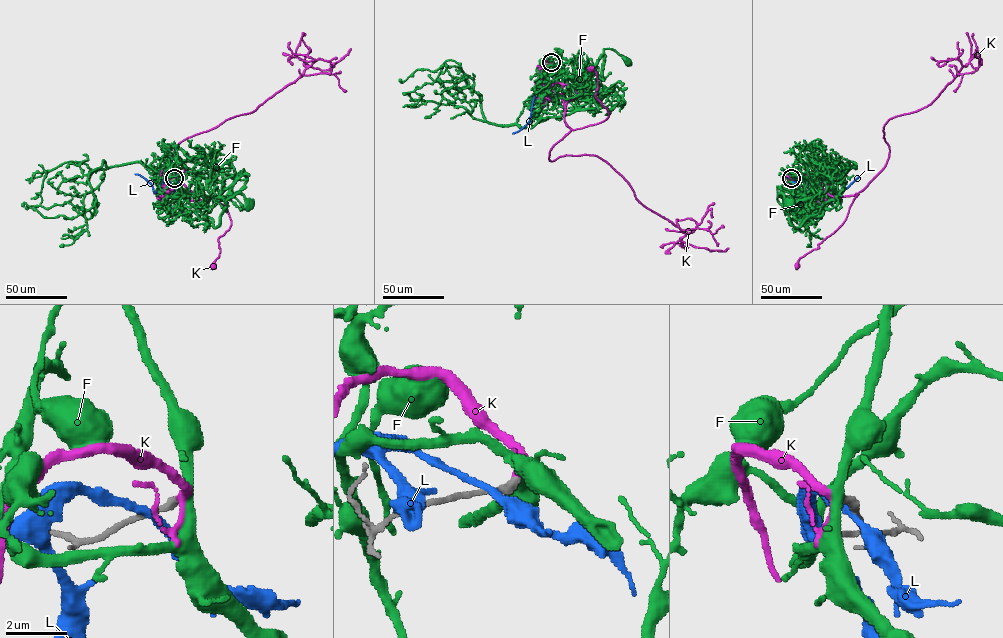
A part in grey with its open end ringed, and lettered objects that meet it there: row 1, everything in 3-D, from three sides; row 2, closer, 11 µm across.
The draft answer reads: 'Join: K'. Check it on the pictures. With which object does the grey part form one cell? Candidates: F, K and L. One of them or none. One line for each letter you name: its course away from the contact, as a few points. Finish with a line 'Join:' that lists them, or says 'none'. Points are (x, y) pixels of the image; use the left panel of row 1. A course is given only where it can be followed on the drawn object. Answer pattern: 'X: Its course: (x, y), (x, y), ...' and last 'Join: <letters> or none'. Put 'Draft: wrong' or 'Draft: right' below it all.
K: Its course: (174, 178), (162, 186), (165, 181), (186, 196), (205, 196), (227, 209), (231, 224), (218, 239), (213, 266)
Join: K
Draft: right

